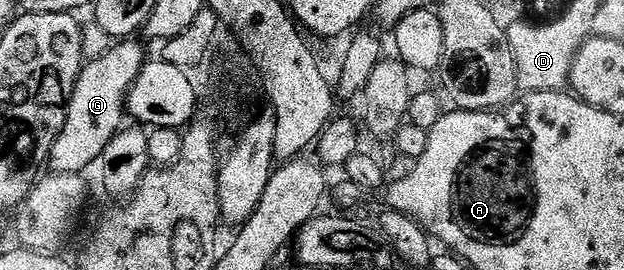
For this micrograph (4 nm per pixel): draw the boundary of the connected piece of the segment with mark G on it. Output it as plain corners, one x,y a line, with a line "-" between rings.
126,39
111,44
102,56
83,64
82,73
76,79
76,87
66,104
66,122
50,152
48,165
55,174
81,174
89,165
91,168
104,147
108,147
118,130
123,128
122,113
124,117
127,112
126,96
148,60
148,54
136,42

